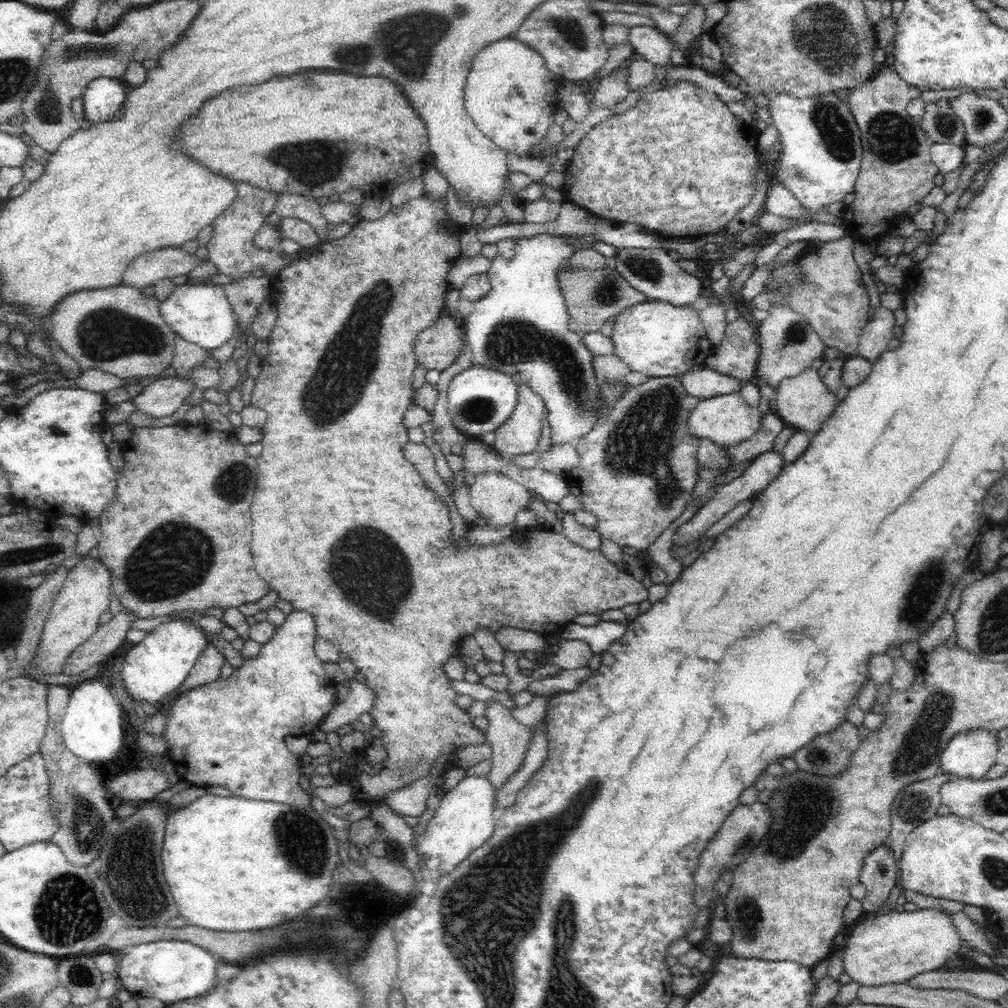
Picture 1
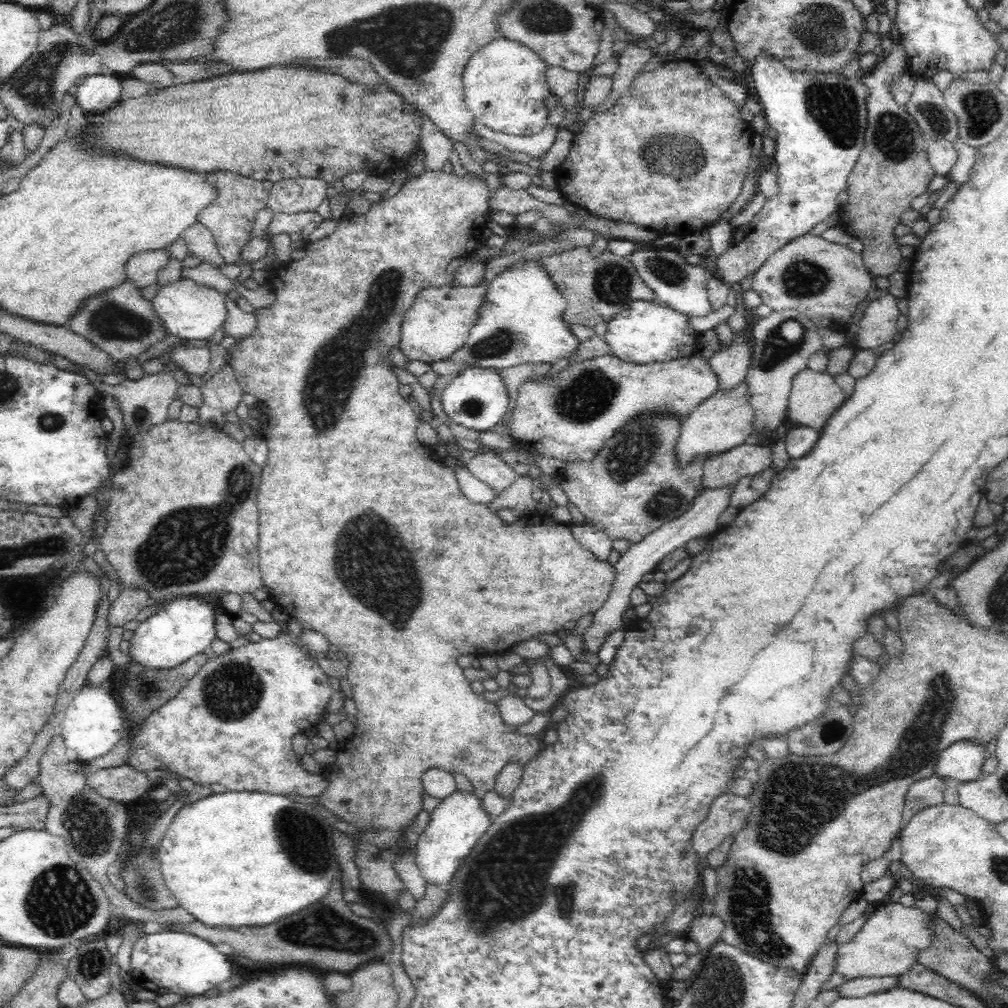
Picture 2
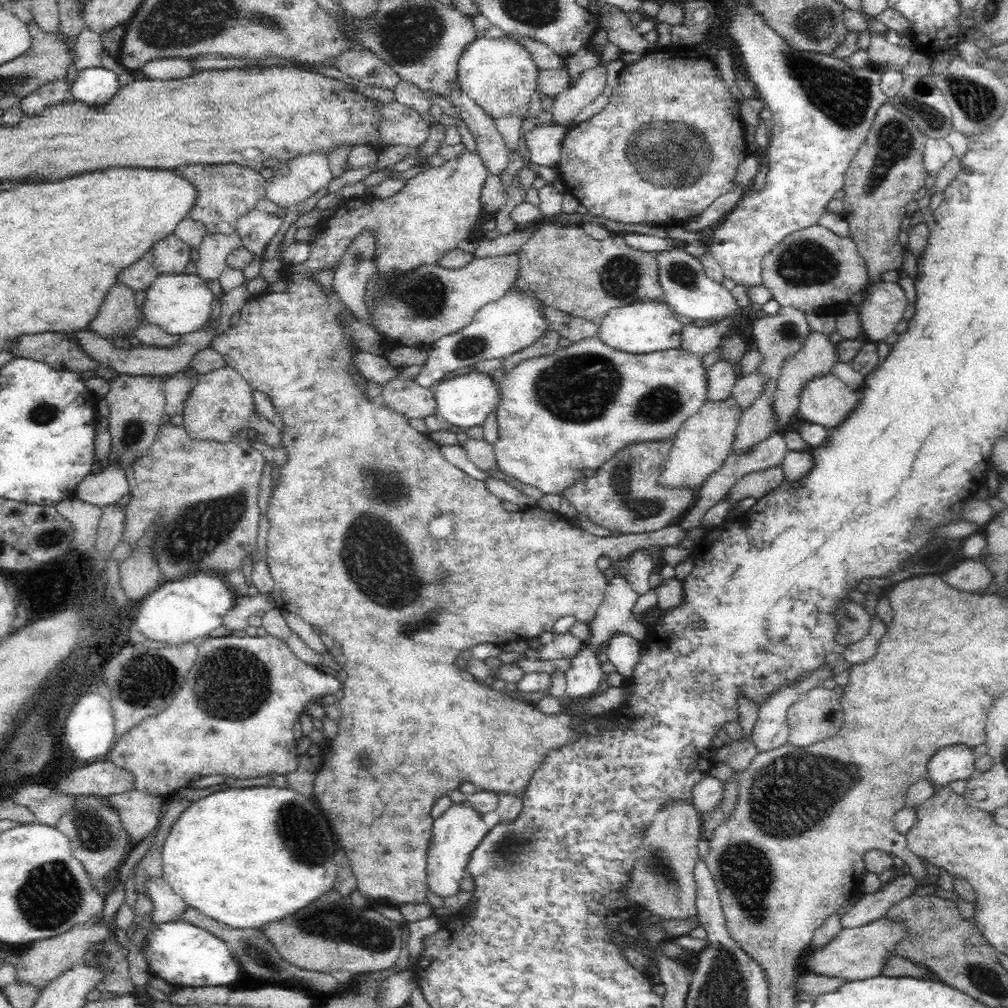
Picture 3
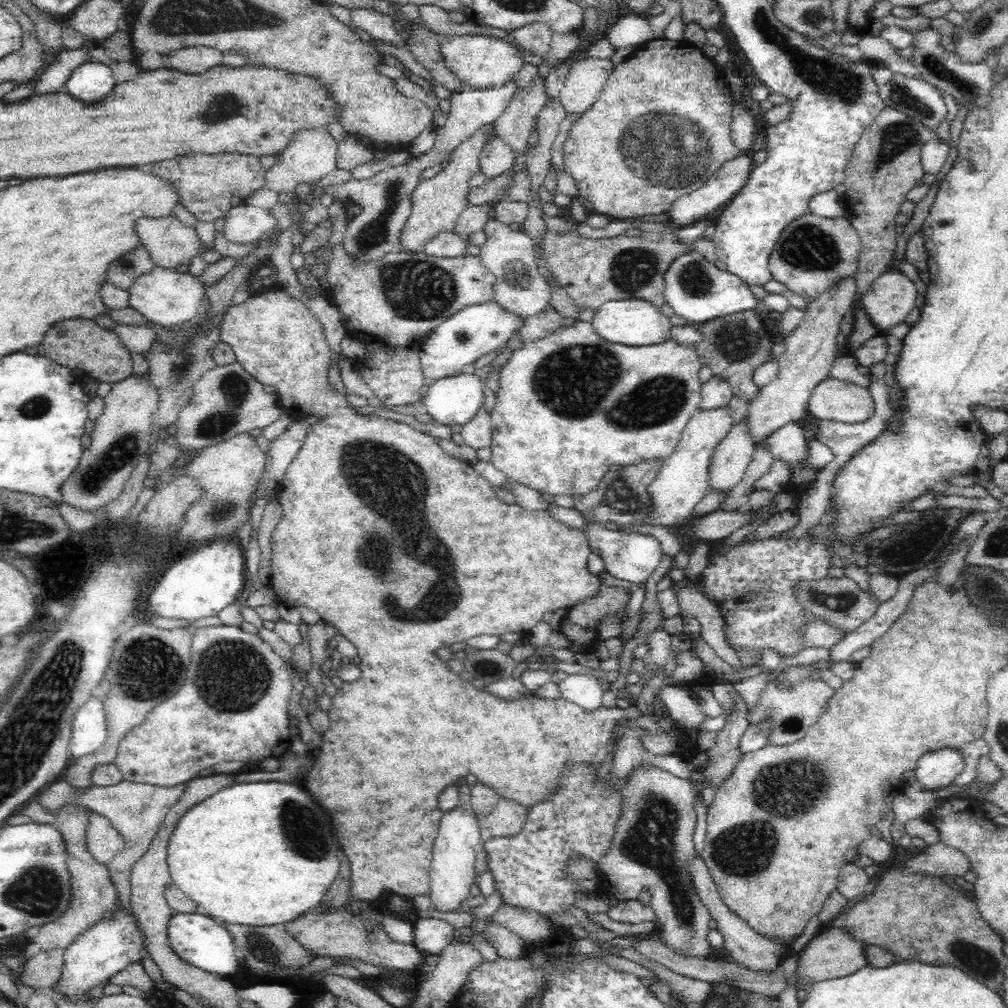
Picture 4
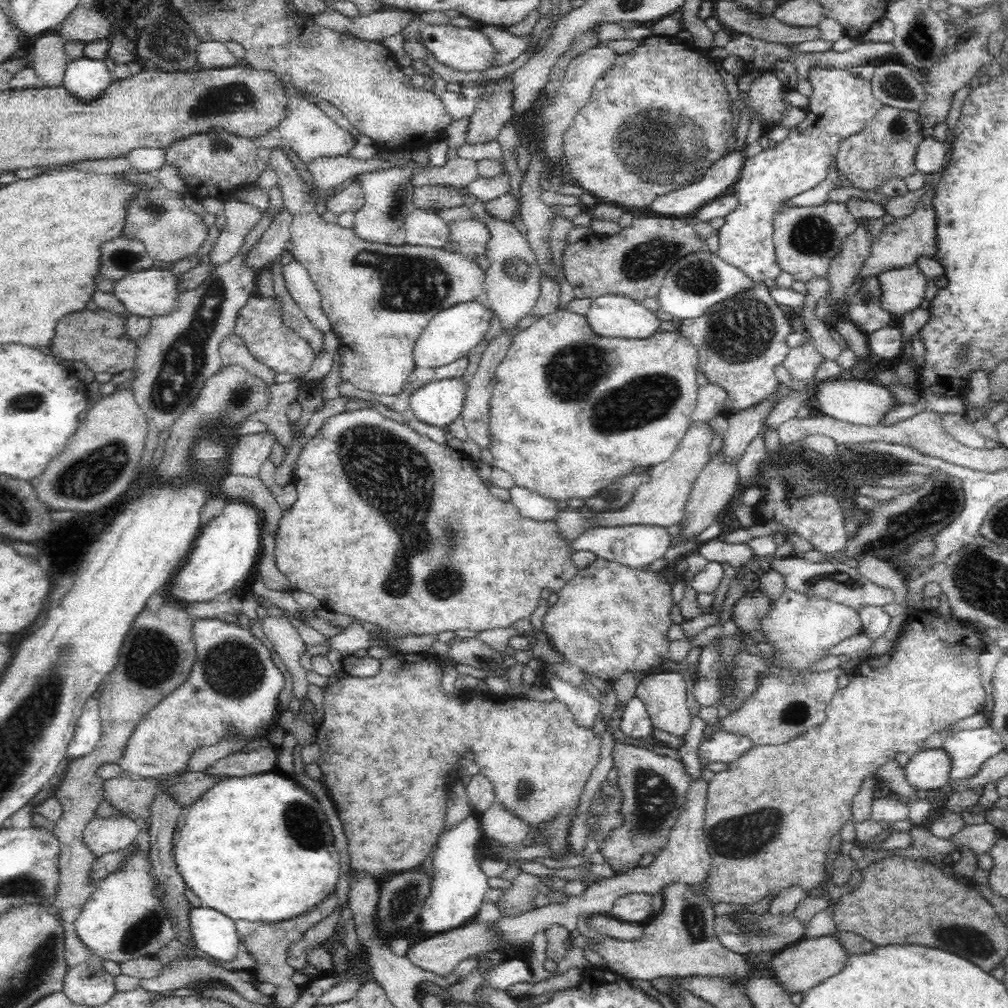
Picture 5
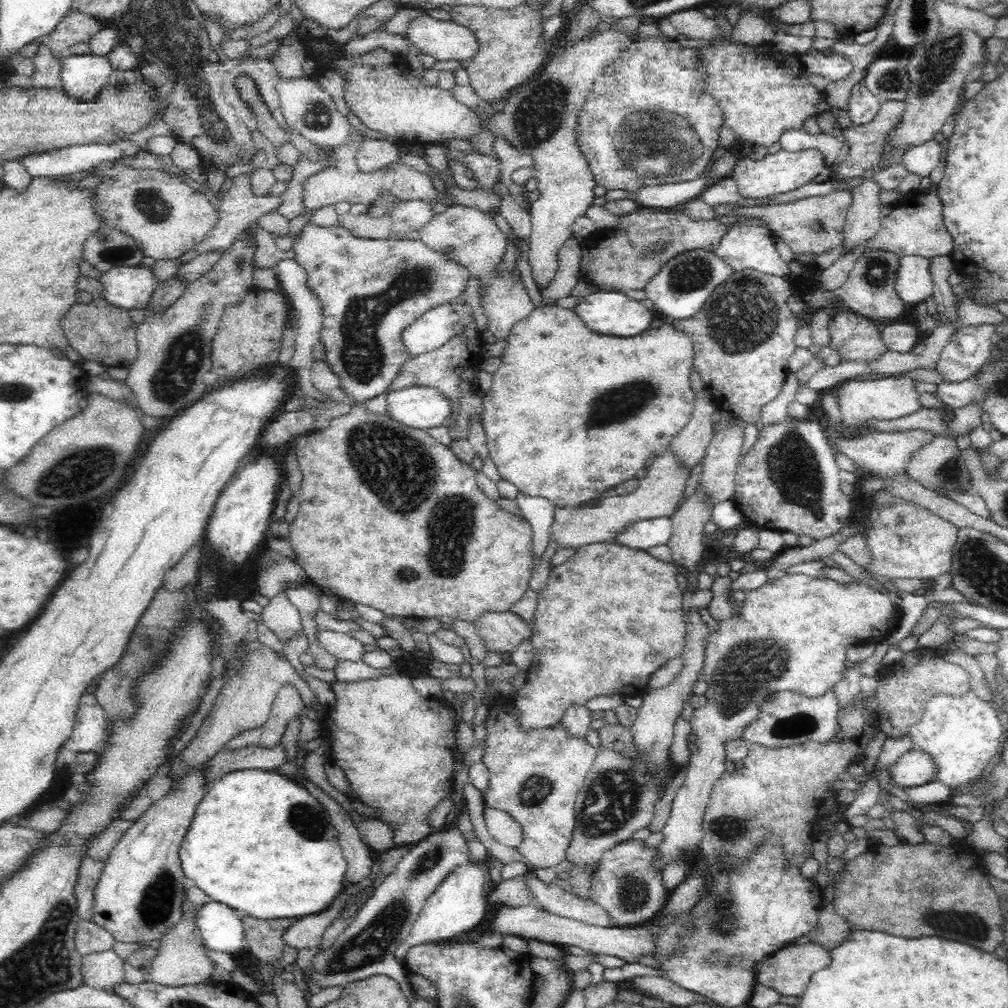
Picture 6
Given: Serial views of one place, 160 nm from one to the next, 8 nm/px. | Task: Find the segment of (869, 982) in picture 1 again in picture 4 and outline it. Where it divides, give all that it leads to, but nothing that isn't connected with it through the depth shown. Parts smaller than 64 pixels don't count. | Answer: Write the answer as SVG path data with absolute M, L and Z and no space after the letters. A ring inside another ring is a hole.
M832 927L828 932L822 932L822 934L818 932L798 954L795 974L798 985L812 985L834 978L844 978L860 970L860 967L868 965L863 955L863 946L864 943L852 940L852 937L840 928Z

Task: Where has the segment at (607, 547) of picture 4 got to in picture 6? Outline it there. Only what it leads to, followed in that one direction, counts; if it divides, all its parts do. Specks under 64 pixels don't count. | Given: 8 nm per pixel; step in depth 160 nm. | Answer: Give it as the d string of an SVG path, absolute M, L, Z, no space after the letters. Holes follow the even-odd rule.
M662 515L636 521L626 530L616 534L613 542L632 549L648 550L654 546L666 545L672 533L671 517Z

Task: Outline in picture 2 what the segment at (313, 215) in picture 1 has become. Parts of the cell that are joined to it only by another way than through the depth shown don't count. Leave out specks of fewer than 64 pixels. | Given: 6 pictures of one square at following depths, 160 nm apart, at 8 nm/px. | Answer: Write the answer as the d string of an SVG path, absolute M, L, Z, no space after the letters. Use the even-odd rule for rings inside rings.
M300 175L273 182L269 191L267 207L276 214L298 214L313 211L326 198L326 188L330 184L316 175Z

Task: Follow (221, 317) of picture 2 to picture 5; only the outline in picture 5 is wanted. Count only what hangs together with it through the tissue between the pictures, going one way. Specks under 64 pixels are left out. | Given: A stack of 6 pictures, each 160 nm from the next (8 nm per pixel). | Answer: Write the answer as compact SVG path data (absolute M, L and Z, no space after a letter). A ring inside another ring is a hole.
M152 266L148 270L128 273L114 281L113 293L124 305L125 312L140 316L151 317L171 311L171 306L180 292L176 292L174 276L169 270Z

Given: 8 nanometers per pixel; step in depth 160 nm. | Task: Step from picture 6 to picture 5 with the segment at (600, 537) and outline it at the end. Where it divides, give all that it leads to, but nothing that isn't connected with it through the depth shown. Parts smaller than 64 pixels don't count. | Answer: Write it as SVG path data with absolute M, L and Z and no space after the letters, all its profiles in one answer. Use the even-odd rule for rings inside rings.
M692 425L687 430L685 438L676 447L667 461L659 462L648 468L649 477L645 483L638 484L634 489L632 500L622 510L600 511L585 519L588 529L604 526L628 526L646 523L668 527L680 522L684 511L684 504L692 493L695 480L700 471L711 459L709 455L710 443L714 439L714 430L706 425Z

